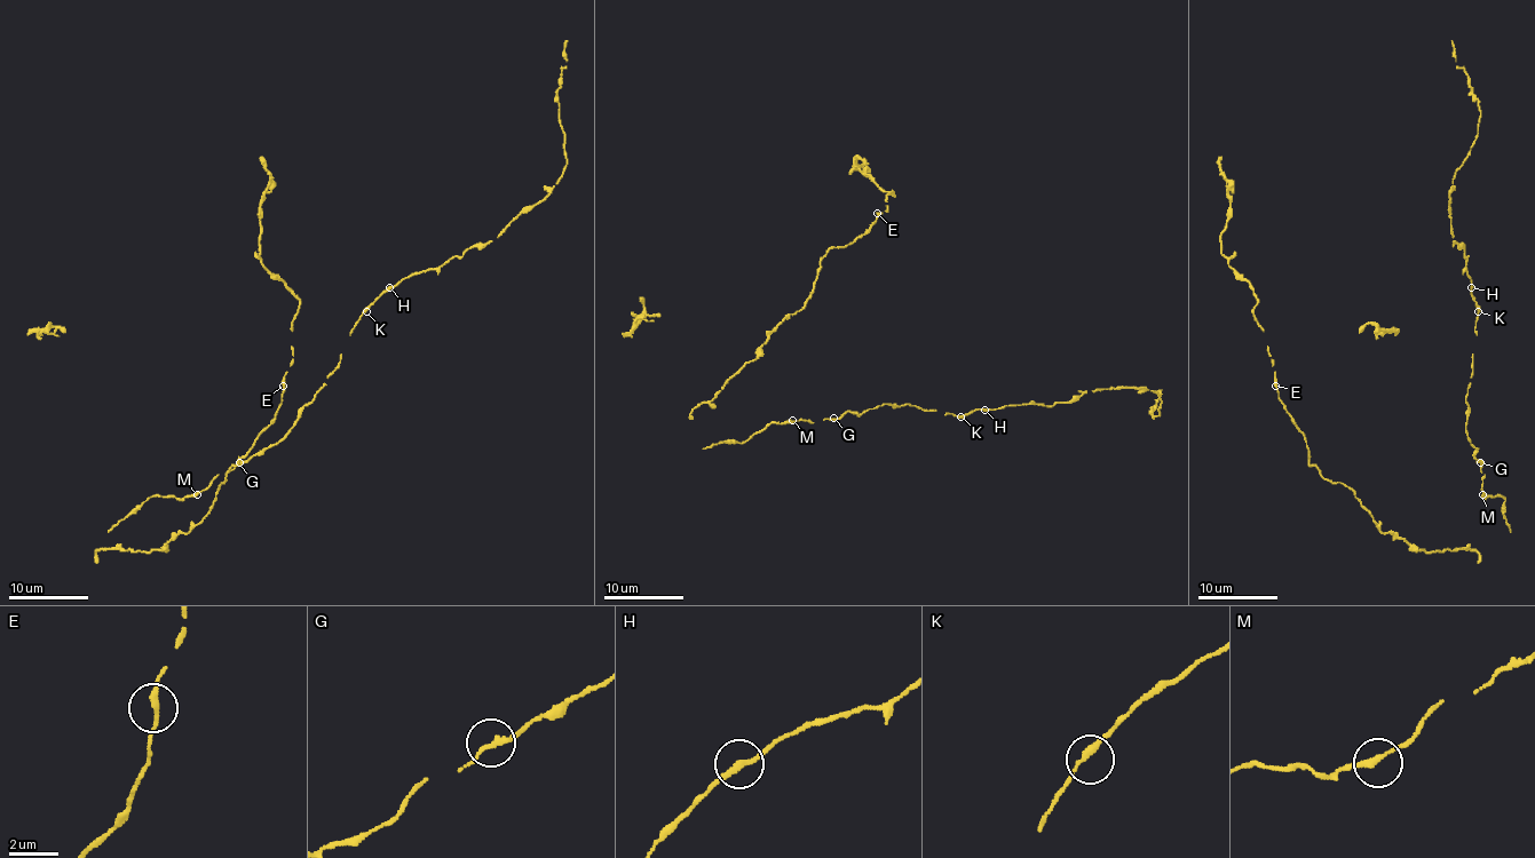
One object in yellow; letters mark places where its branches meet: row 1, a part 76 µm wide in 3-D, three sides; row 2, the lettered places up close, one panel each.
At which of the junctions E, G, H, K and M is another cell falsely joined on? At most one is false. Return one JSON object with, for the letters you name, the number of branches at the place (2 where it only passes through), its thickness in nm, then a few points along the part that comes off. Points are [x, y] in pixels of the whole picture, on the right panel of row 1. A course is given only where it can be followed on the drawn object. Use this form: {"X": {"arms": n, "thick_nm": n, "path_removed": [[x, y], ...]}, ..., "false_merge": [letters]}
{"false_merge": []}

